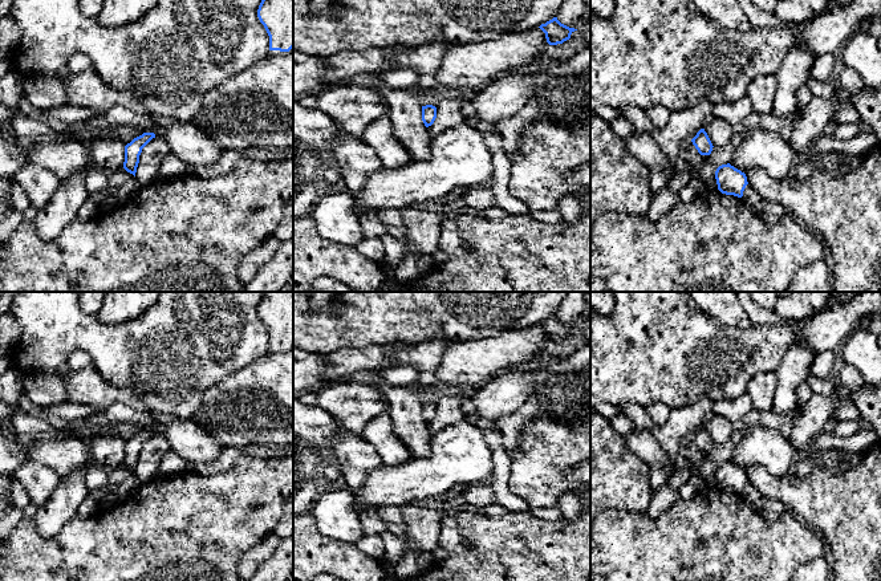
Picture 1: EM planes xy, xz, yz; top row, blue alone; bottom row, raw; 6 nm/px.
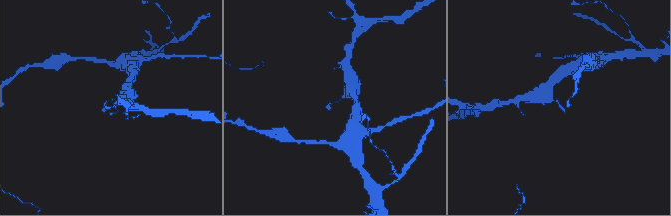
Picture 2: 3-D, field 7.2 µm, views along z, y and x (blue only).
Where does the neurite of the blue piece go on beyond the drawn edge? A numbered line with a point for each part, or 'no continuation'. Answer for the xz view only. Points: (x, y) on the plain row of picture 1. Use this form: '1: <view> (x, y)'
no continuation

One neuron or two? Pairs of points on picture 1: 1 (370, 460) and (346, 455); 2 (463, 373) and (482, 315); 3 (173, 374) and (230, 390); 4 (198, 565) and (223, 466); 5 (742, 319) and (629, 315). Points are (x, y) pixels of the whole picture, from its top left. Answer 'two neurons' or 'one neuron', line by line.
1: one neuron
2: two neurons
3: two neurons
4: two neurons
5: two neurons

